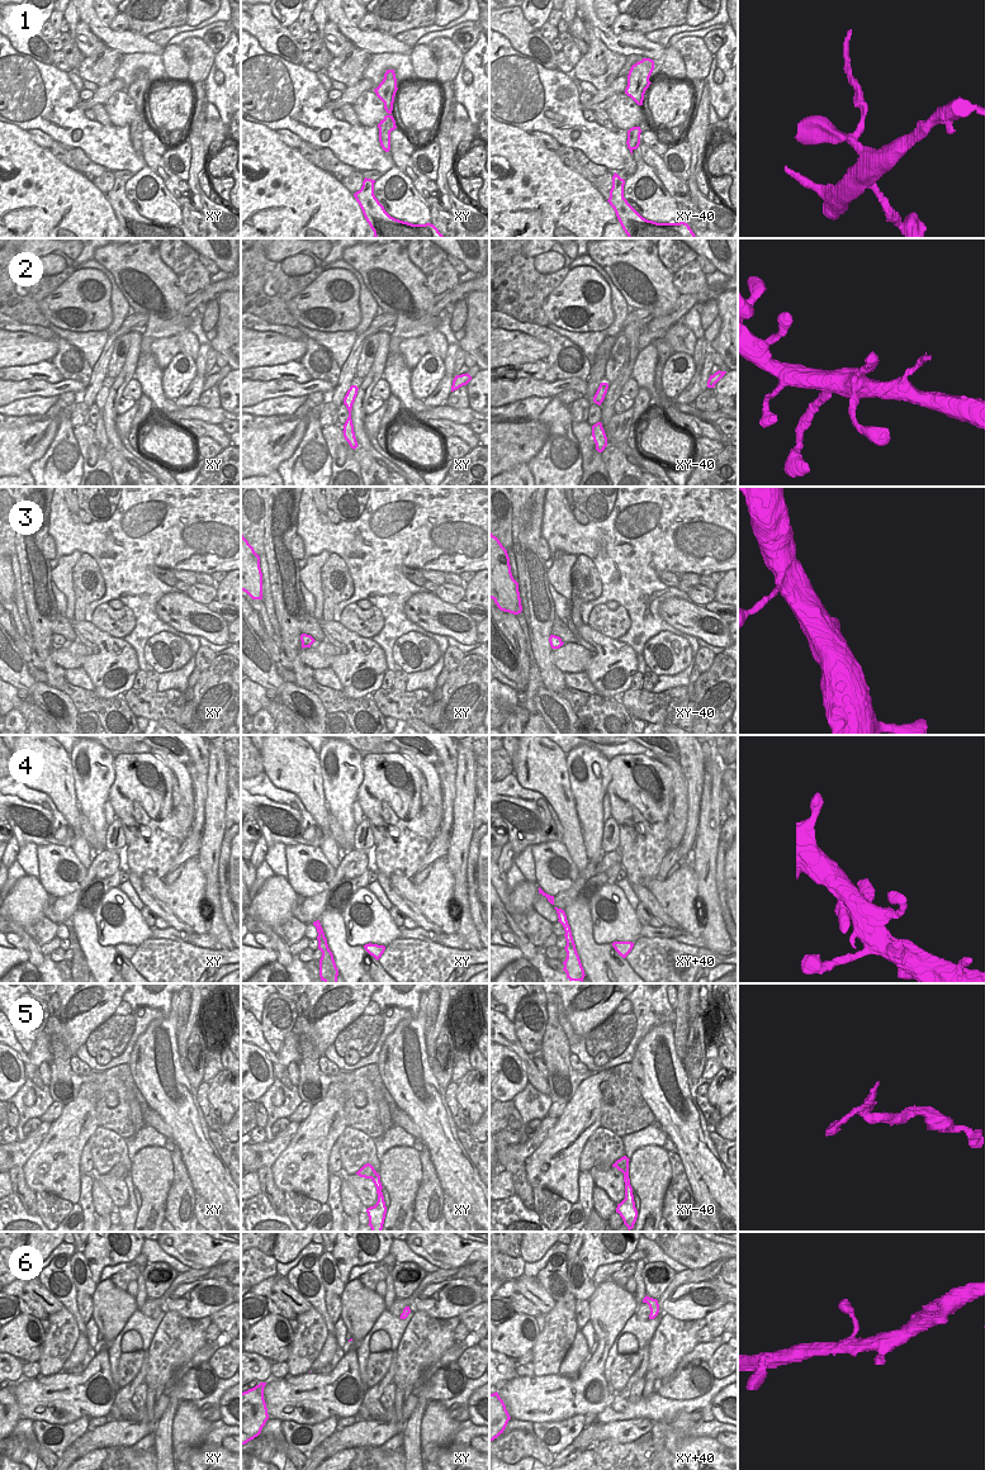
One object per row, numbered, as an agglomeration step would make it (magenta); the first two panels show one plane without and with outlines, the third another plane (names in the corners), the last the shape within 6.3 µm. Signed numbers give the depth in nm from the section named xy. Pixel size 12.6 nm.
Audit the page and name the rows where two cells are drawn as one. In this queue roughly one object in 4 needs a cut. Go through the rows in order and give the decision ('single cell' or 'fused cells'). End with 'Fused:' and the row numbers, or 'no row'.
1: fused cells
2: single cell
3: single cell
4: single cell
5: single cell
6: single cell
Fused: 1

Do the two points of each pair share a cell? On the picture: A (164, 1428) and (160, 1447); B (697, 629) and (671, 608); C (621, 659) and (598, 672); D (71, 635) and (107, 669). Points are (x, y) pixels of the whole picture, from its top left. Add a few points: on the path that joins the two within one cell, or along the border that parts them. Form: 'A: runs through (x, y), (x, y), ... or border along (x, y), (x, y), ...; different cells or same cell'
A: runs through (164, 1433), (162, 1442); same cell
B: runs through (691, 622), (677, 612); same cell
C: runs through (616, 659), (604, 668); same cell
D: border along (70, 621), (75, 630); different cells

